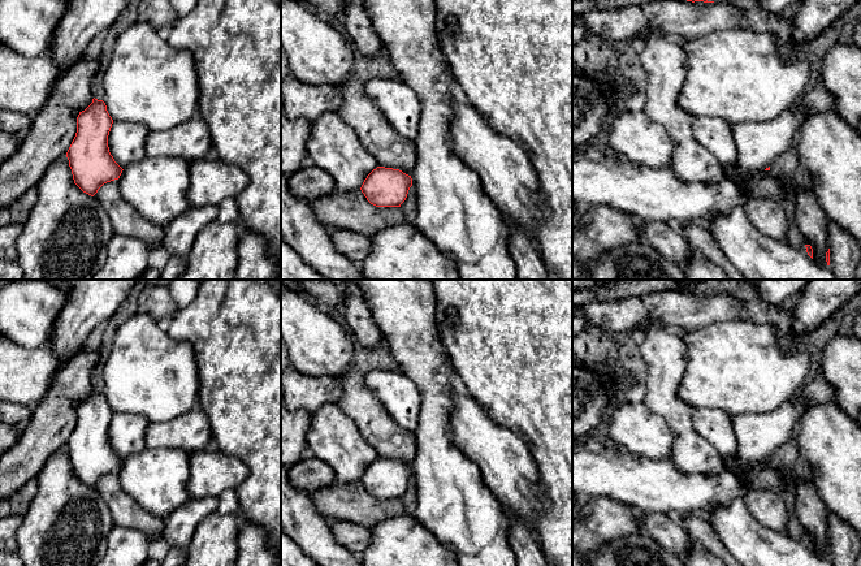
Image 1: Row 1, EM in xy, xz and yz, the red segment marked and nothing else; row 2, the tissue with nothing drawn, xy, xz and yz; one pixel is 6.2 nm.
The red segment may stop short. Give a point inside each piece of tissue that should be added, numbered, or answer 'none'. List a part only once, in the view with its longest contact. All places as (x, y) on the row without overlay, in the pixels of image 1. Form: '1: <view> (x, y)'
1: xy (66, 523)

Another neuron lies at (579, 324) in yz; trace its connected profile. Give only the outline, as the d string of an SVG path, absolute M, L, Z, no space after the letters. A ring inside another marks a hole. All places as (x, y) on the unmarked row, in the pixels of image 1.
M572 314L572 338L587 330L587 320L579 315Z

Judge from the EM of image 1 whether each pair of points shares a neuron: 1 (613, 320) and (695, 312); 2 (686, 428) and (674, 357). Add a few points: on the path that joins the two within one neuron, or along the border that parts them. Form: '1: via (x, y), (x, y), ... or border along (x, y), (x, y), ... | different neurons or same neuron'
1: via (634, 310), (674, 310) | same neuron
2: via (674, 410), (669, 405), (669, 375) | same neuron

